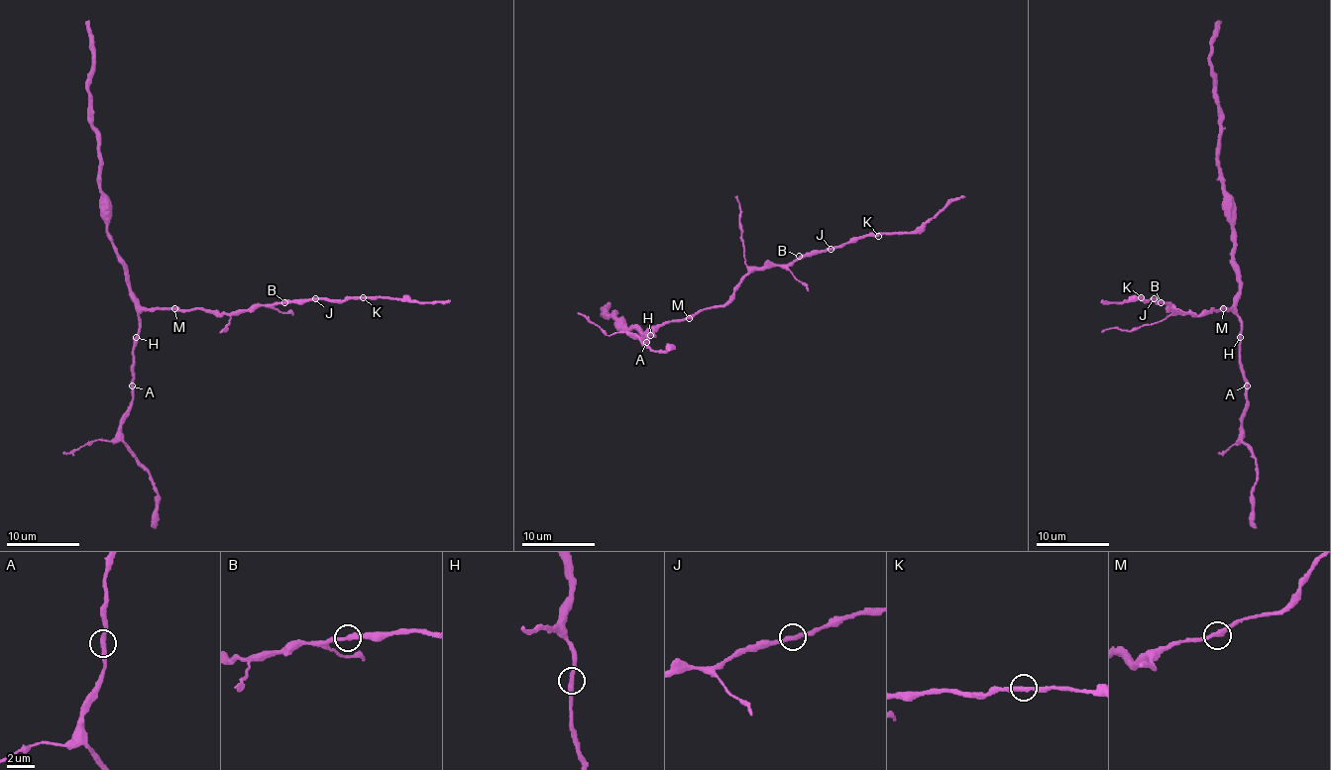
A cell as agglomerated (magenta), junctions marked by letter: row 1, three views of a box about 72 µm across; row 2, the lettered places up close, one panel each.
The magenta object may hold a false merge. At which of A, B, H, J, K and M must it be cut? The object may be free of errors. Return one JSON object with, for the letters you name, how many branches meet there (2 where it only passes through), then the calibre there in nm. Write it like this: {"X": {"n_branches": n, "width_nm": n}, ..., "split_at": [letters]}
{"split_at": []}

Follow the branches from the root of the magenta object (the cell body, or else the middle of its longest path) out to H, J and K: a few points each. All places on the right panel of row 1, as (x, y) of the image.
H: (1227, 308), (1238, 317), (1240, 337)
J: (1227, 308), (1190, 315), (1179, 313), (1166, 302), (1154, 298)
K: (1227, 308), (1190, 315), (1175, 311), (1166, 302), (1156, 298), (1145, 300), (1141, 297)

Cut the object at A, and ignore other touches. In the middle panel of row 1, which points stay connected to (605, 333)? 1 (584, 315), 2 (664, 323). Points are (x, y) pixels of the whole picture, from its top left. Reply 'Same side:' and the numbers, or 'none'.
Same side: 1

